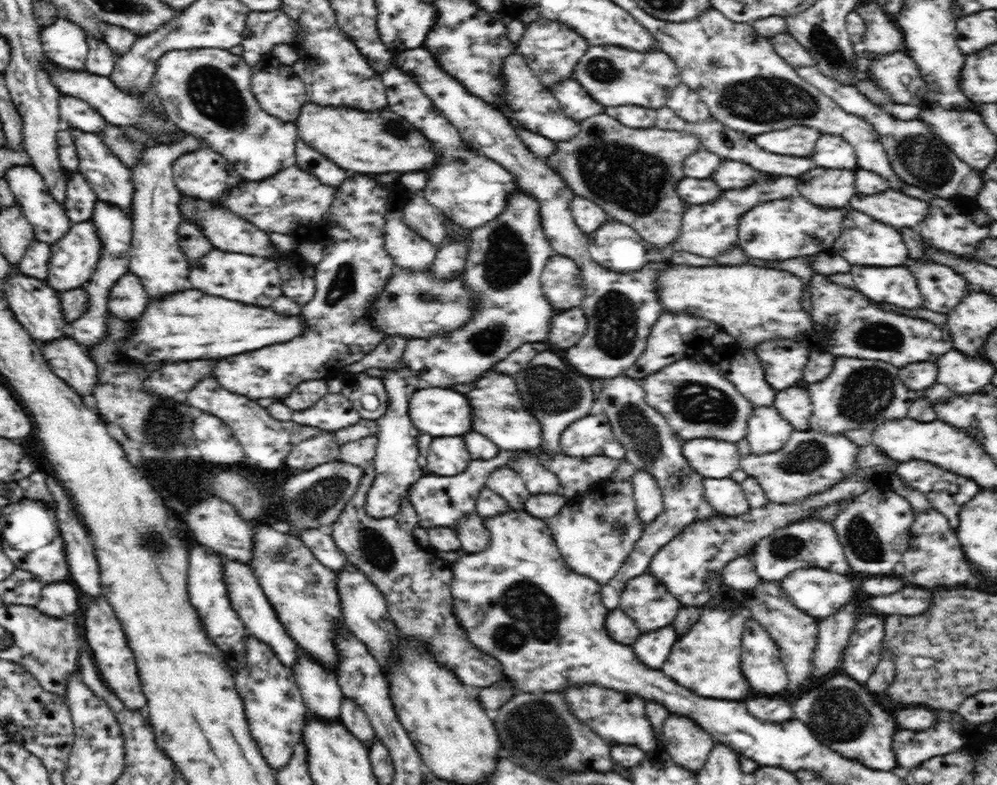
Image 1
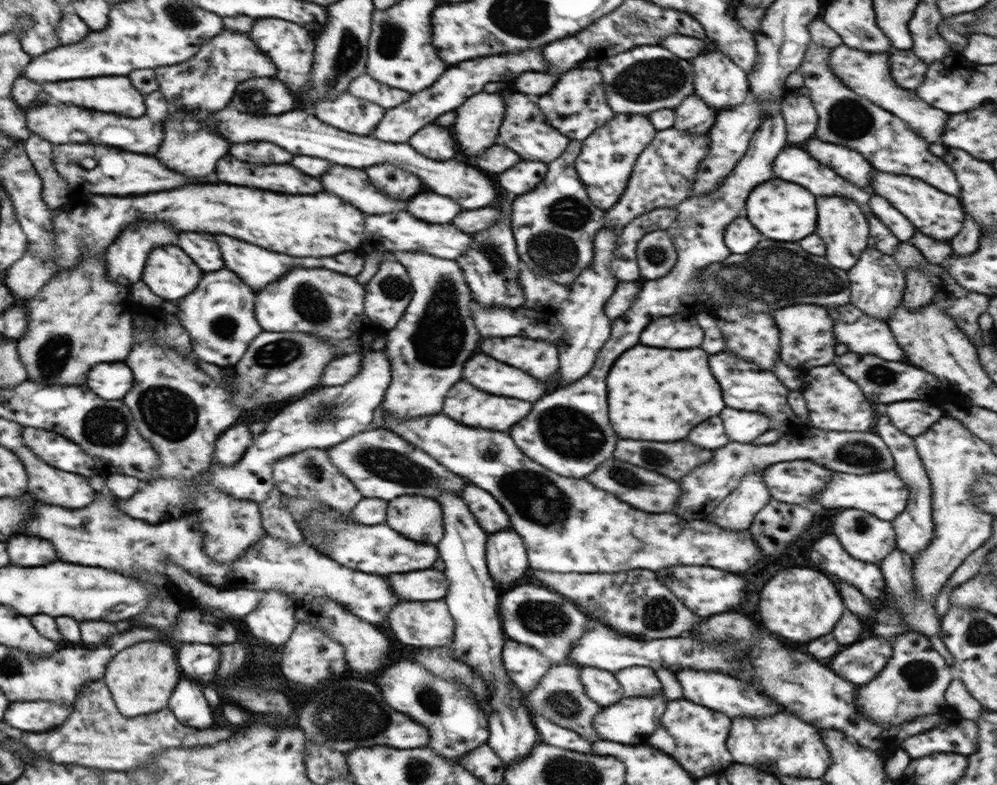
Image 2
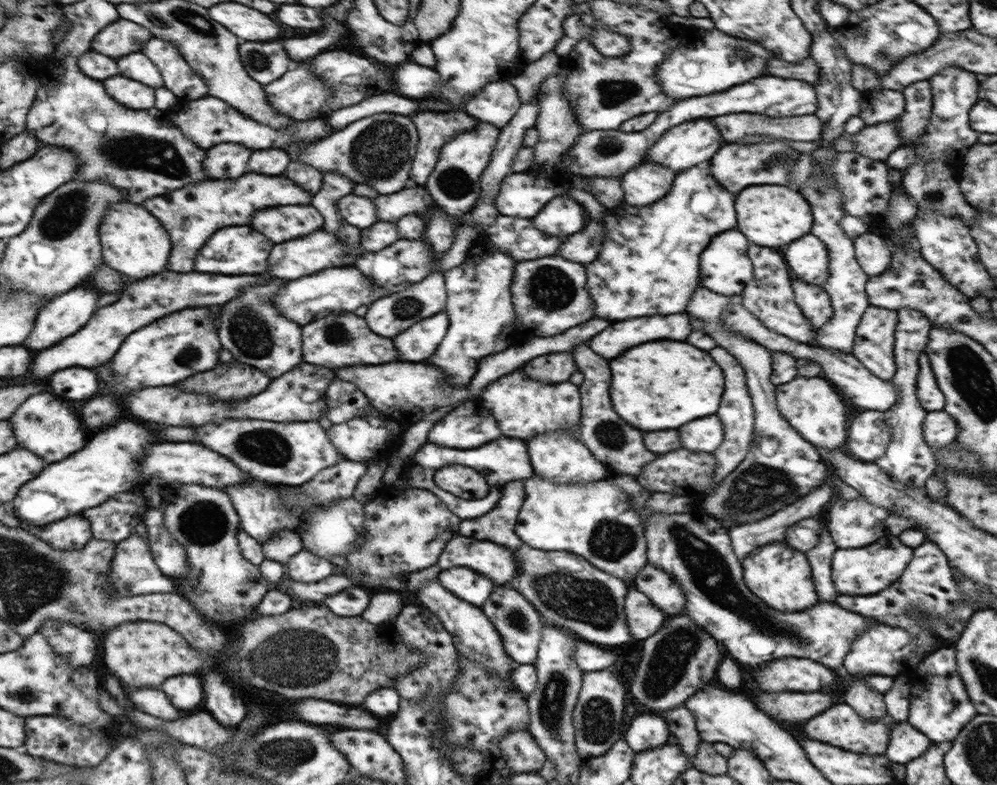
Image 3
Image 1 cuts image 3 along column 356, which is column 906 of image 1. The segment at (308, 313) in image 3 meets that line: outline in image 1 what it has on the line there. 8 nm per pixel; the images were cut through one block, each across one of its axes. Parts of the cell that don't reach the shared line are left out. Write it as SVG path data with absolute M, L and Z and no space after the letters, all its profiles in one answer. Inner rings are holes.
M852 266L850 274L856 288L878 303L894 304L908 310L924 309L916 278L902 266Z

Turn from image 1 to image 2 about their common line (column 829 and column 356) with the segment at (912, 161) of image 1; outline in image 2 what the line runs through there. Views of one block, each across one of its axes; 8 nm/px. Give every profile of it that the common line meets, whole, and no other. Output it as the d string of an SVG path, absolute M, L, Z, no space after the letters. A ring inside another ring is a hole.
M368 73L354 77L354 80L350 82L348 92L357 98L378 104L384 110L398 106L411 98L410 93L406 90L383 85L381 82L375 81Z

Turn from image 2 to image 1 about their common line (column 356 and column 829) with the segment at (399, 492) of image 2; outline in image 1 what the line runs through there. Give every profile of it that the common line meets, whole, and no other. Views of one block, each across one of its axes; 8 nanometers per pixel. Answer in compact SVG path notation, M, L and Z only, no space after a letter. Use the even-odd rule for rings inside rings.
M795 431L784 448L770 454L752 454L740 458L739 467L748 477L756 479L769 502L792 504L812 494L820 494L856 472L858 445L841 434L819 434Z

